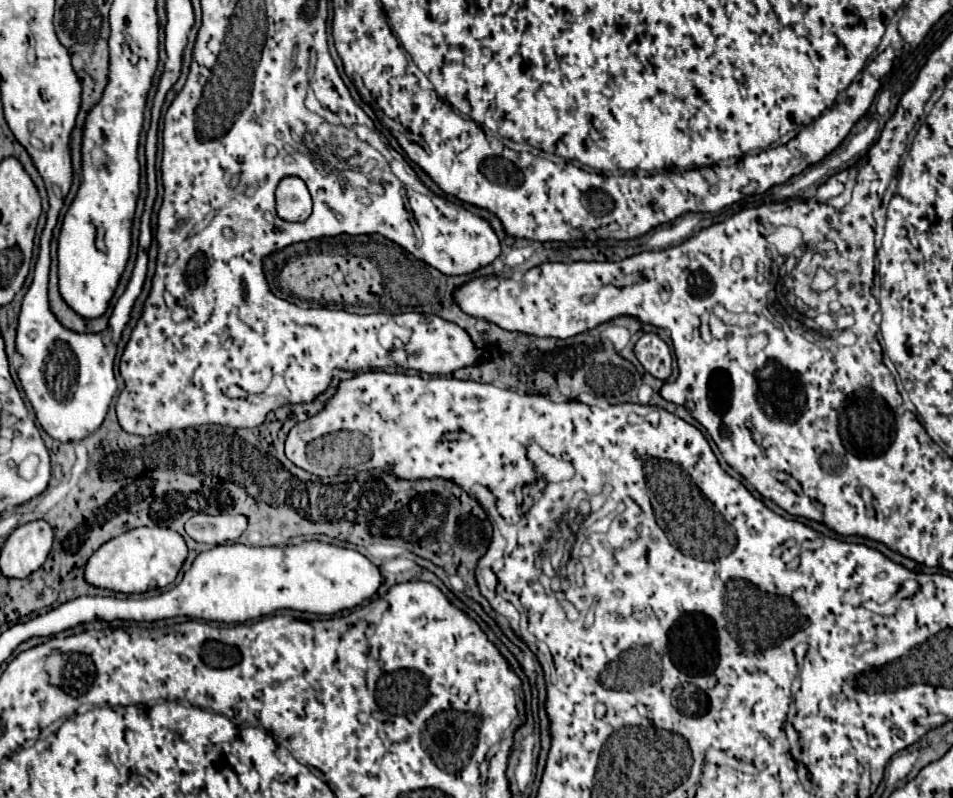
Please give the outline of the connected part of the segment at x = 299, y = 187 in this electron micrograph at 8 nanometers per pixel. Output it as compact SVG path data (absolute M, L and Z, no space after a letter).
M285 177L277 187L277 215L289 223L303 223L311 215L311 195L299 177Z

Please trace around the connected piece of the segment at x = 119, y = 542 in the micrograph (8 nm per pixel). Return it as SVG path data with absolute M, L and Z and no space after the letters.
M137 527L103 543L103 547L99 547L87 561L85 579L95 587L105 587L105 589L127 593L127 595L145 593L147 589L151 589L151 585L167 587L169 583L173 583L185 559L187 559L187 543L177 531L171 531L169 527Z

